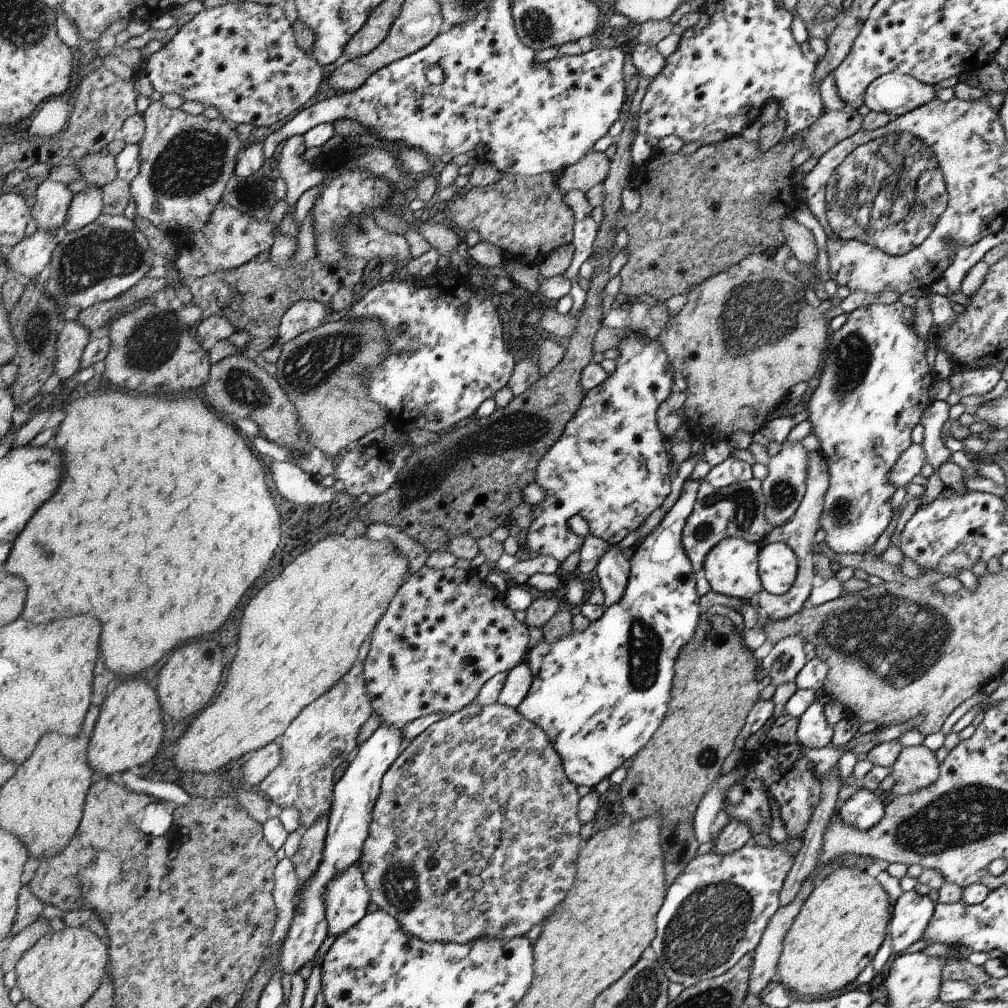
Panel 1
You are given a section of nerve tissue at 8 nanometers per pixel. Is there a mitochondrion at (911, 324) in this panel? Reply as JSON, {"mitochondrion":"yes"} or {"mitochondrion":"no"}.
{"mitochondrion":"no"}

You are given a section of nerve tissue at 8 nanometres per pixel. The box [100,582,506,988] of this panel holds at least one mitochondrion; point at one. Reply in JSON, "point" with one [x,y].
{"point":[398,886]}

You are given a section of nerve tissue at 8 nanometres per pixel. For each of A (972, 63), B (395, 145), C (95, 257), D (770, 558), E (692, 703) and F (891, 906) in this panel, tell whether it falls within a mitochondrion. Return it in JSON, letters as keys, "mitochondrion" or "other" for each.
{"A":"other","B":"other","C":"mitochondrion","D":"other","E":"other","F":"other"}

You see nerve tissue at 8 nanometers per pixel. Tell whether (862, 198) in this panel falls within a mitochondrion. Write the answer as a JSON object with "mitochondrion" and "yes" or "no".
{"mitochondrion":"yes"}

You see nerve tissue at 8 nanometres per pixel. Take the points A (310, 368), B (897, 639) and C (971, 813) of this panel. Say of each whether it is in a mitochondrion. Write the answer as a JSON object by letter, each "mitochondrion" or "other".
{"A":"mitochondrion","B":"mitochondrion","C":"mitochondrion"}

